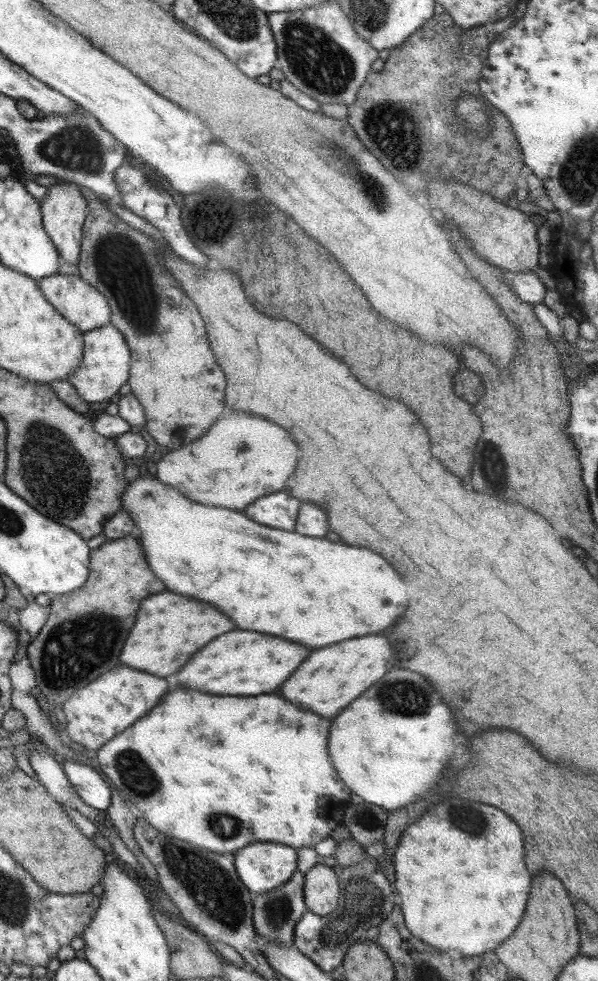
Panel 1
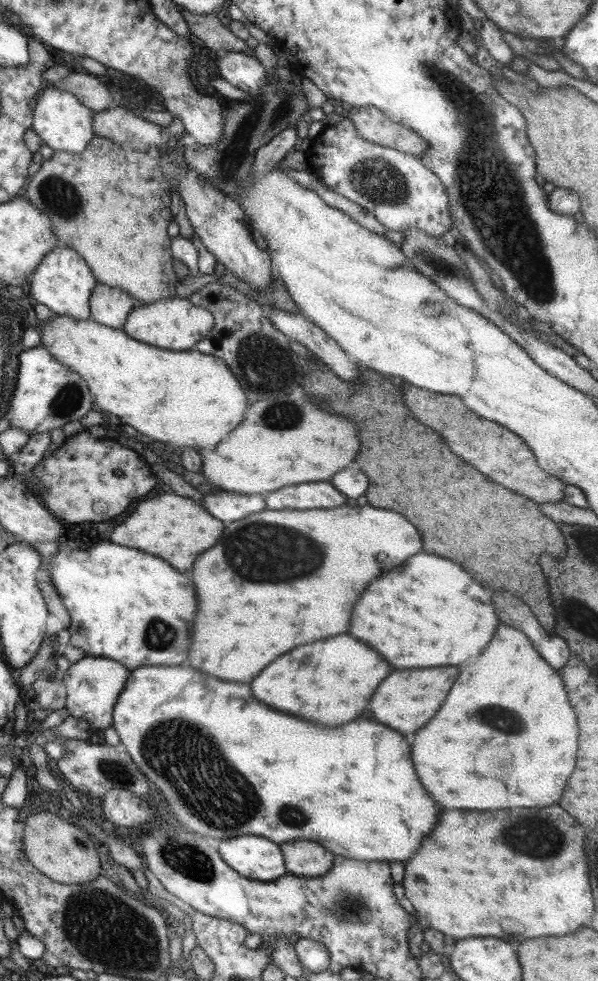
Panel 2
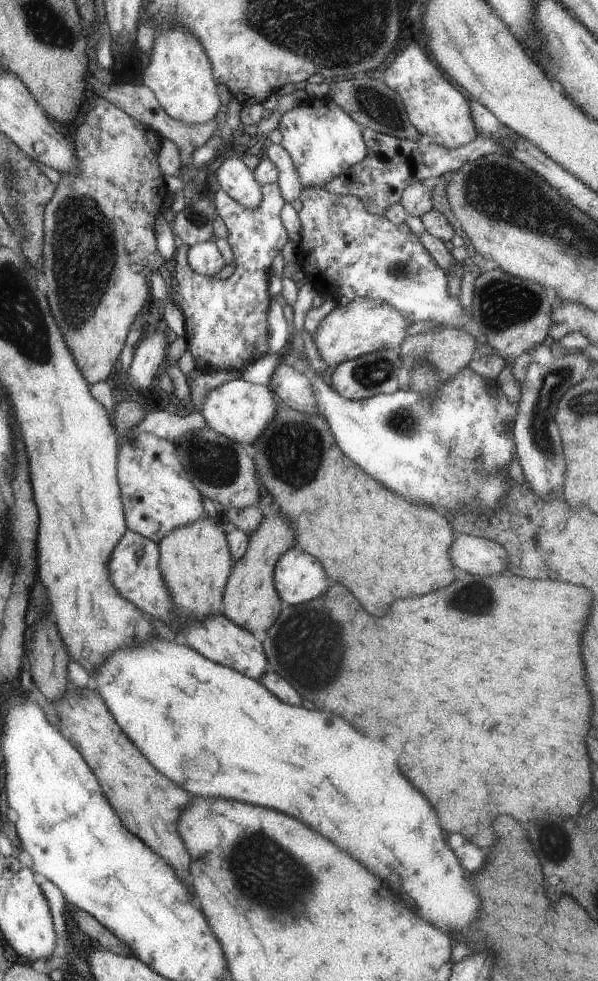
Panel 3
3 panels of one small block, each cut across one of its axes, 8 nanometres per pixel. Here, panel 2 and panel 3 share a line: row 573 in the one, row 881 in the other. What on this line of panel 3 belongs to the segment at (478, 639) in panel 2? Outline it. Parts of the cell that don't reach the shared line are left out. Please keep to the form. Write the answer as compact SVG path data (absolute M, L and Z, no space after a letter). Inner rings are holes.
M157 634L156 638L148 638L146 642L142 642L138 646L128 646L128 648L117 649L110 653L110 656L106 656L102 660L102 664L94 669L94 672L89 673L91 679L94 678L92 690L96 692L97 696L100 696L104 705L109 709L110 715L118 724L121 732L138 748L138 751L149 761L149 764L156 768L157 772L164 774L166 778L170 778L176 786L184 788L186 792L192 792L198 798L240 800L240 802L254 804L254 806L274 808L274 810L286 812L286 814L290 814L298 820L304 820L304 824L308 824L314 830L318 830L320 834L328 836L340 848L352 852L352 856L356 856L360 862L364 862L368 866L368 870L386 878L394 888L398 888L398 892L402 894L402 898L406 902L408 900L412 902L412 908L416 908L416 912L420 912L424 920L432 920L436 926L440 926L444 930L450 930L450 928L462 930L462 928L468 928L470 922L474 920L474 916L480 908L480 900L476 898L476 892L468 884L466 872L462 874L458 858L454 856L454 852L444 842L442 828L438 826L438 816L436 816L434 808L400 774L400 770L396 766L396 752L390 746L382 744L376 738L362 736L346 720L342 720L340 716L334 716L330 712L306 710L302 706L288 706L288 704L280 702L276 696L273 696L259 681L244 677L232 668L214 663L186 644L178 646L170 640L158 638Z

